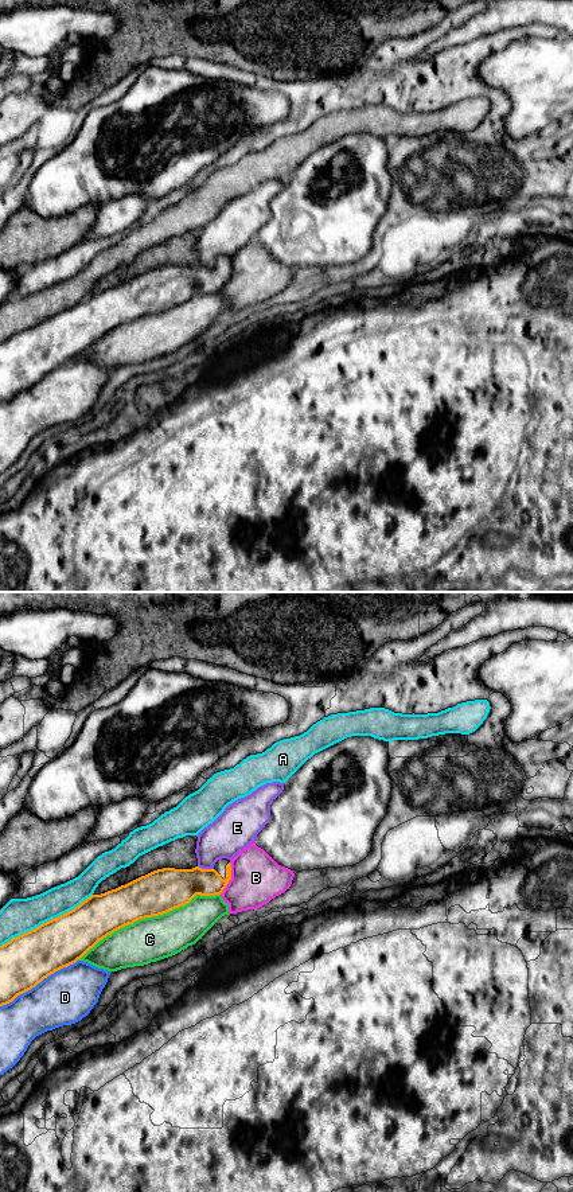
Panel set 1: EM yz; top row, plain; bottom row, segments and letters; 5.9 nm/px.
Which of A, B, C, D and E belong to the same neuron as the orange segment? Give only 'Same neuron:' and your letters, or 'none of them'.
Same neuron: none of them

